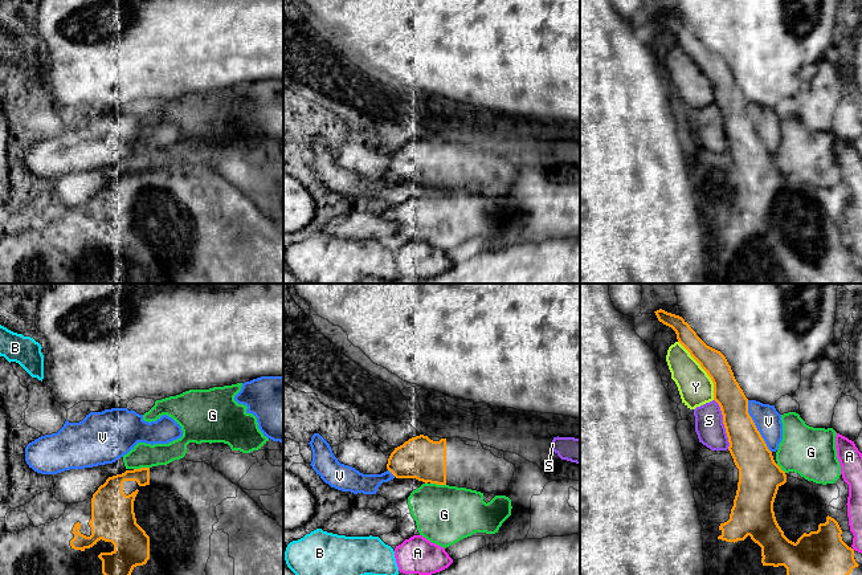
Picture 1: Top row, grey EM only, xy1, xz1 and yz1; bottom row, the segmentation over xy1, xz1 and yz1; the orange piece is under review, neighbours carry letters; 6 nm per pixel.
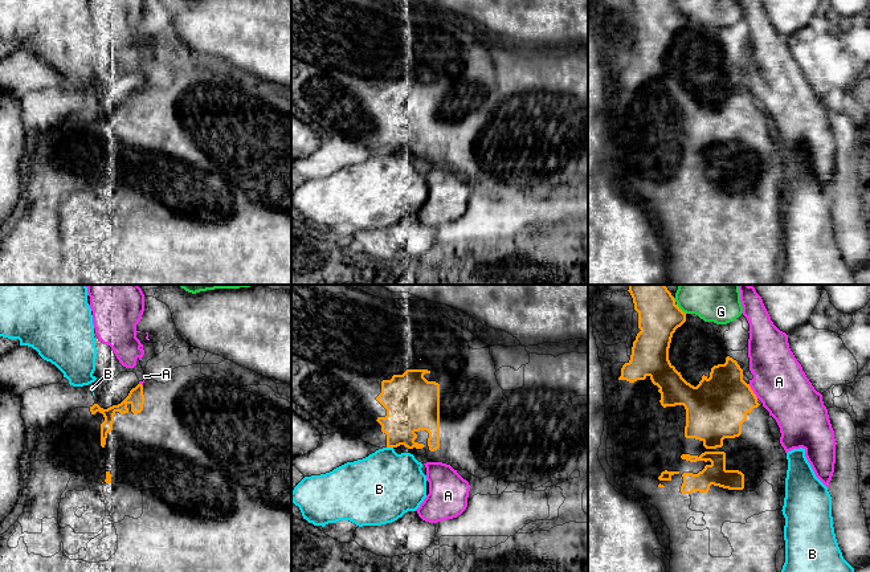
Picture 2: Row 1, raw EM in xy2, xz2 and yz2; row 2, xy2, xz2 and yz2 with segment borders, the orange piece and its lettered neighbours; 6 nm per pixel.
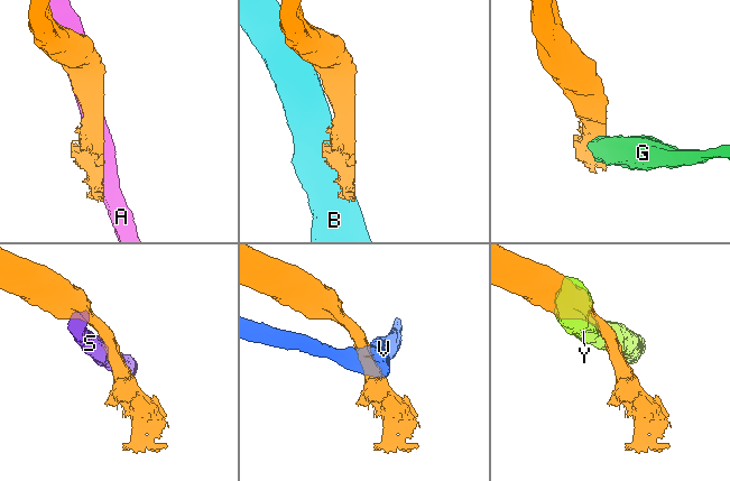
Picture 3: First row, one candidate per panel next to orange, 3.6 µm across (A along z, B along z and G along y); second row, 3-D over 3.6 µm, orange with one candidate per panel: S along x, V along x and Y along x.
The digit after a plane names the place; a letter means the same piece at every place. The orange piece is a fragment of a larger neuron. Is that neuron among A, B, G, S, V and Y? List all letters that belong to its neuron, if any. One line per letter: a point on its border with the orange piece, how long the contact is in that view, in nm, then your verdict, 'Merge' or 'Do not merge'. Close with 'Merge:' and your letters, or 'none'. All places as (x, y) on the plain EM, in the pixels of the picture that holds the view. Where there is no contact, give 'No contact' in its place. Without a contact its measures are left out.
A: Touches orange at yz2 (752, 94). Shared border 110 nm. Do not merge
B: Touches orange at xz2 (389, 150). Shared border 40 nm. Do not merge
G: Touches orange at xy1 (141, 171). Shared border 100 nm. Do not merge
S: Touches orange at yz1 (723, 126). Shared border 320 nm. Do not merge
V: Touches orange at yz1 (755, 130). Shared border 360 nm. Do not merge
Y: Touches orange at yz1 (703, 72). Shared border 420 nm. Do not merge
Merge: none

